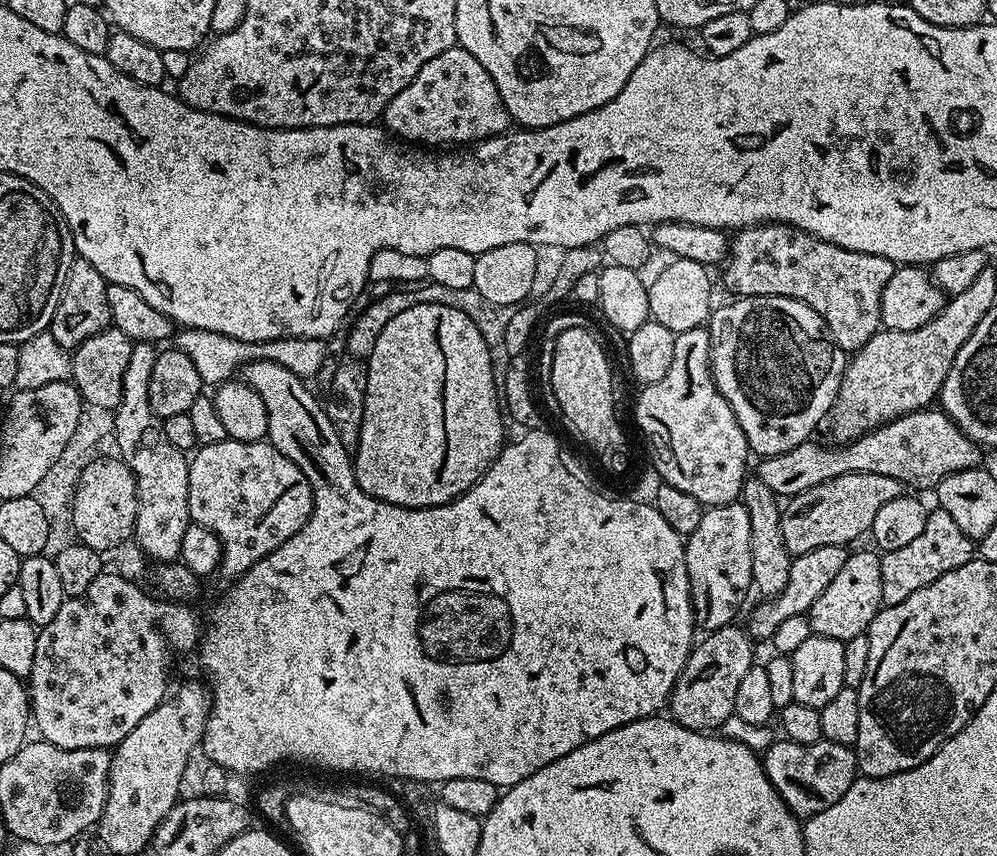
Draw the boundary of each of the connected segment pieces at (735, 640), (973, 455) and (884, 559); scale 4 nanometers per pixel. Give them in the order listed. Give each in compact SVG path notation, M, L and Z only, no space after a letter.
M735 623L726 625L725 628L714 628L707 633L708 636L704 641L701 639L699 643L693 647L692 652L688 655L686 666L682 670L682 674L676 679L676 685L672 687L670 697L671 719L676 723L686 726L695 732L711 733L719 724L724 724L734 716L734 697L738 695L738 685L742 682L742 678L746 675L746 670L750 670L754 663L752 657L752 647L754 641L743 627L736 628Z
M921 410L899 416L897 420L890 420L878 428L871 429L854 440L841 443L841 448L827 448L824 444L815 444L815 439L809 438L803 444L794 446L794 450L786 450L782 454L763 457L759 461L758 475L770 490L774 490L781 498L797 496L799 492L810 490L822 482L830 482L842 474L861 472L862 474L886 474L886 478L894 478L900 484L912 488L935 489L937 484L955 472L967 468L975 468L981 463L981 445L976 444L943 410Z
M936 506L931 509L926 518L926 526L922 534L906 546L898 550L890 550L880 556L880 569L882 570L882 601L885 605L906 602L914 590L922 590L922 586L930 586L942 574L950 574L950 570L958 570L967 560L973 559L974 542L962 529L942 510Z

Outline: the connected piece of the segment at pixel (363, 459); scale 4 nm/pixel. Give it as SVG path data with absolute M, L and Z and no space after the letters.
M424 304L413 306L410 310L403 310L402 314L391 318L385 329L378 334L377 341L374 342L374 350L366 359L366 367L368 381L364 395L364 413L360 419L360 437L354 449L356 481L361 490L376 500L397 504L403 508L437 508L439 504L449 504L451 500L468 491L472 485L477 484L481 476L488 471L493 460L499 456L500 449L505 447L506 420L502 415L502 400L494 384L490 350L474 322L454 306Z

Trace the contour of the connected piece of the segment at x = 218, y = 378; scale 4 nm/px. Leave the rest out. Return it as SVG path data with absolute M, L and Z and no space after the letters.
M186 328L177 331L174 336L175 347L183 350L186 358L194 362L198 370L198 378L202 378L205 386L219 386L225 380L231 380L237 375L238 370L245 364L255 360L269 360L278 362L278 366L286 366L295 376L309 378L324 364L324 340L307 340L299 336L290 338L285 336L283 340L267 340L266 342L242 342L238 338L230 338L226 334L218 334L210 330L198 330Z

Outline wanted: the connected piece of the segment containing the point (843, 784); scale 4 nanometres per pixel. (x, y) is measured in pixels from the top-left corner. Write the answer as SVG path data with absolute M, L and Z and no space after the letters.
M780 738L777 744L762 752L764 773L770 778L774 790L786 802L788 809L798 818L807 818L834 806L846 790L858 779L856 753L849 745L819 740L817 744L799 744Z

